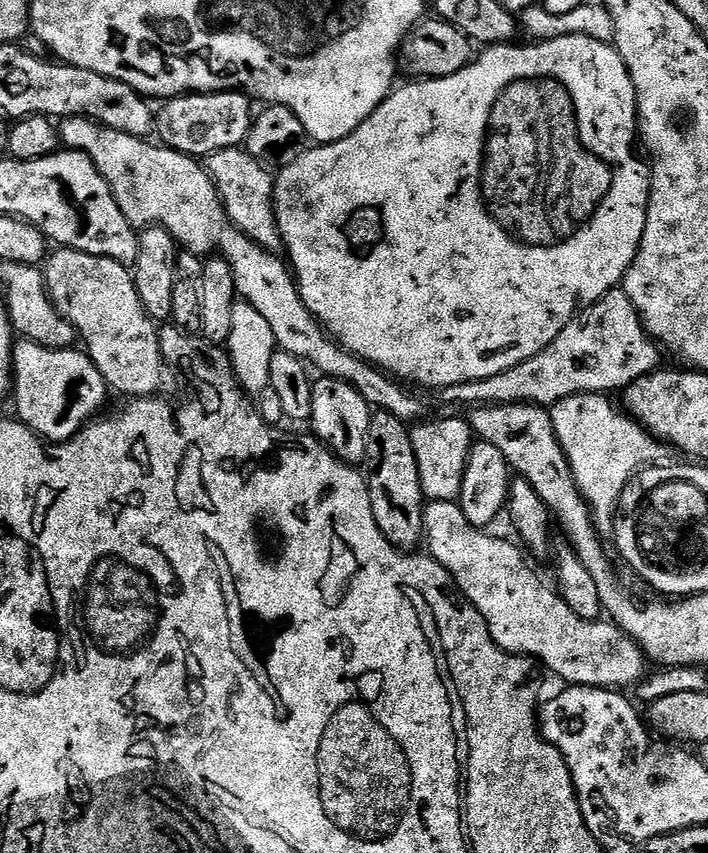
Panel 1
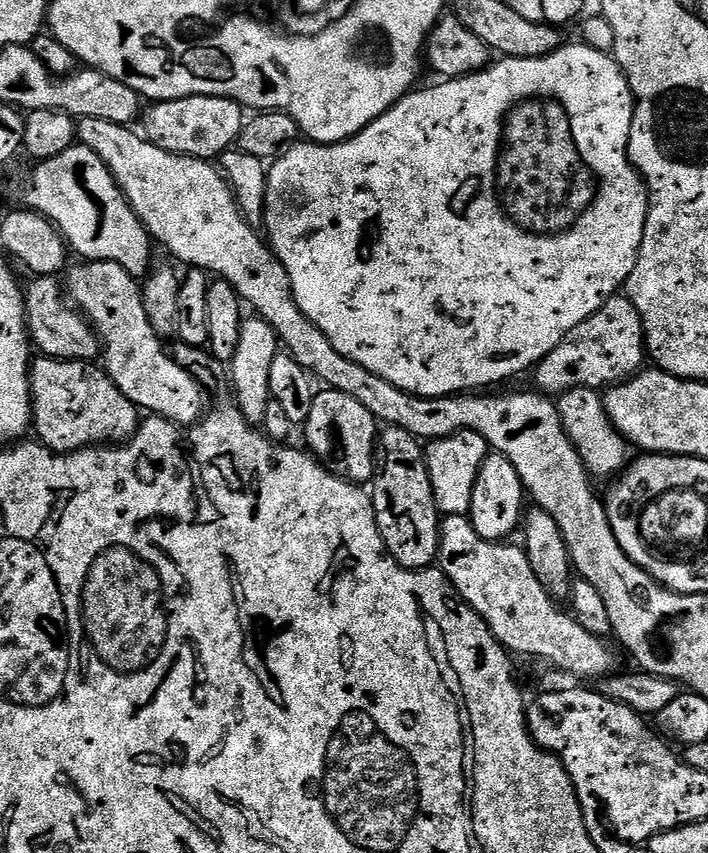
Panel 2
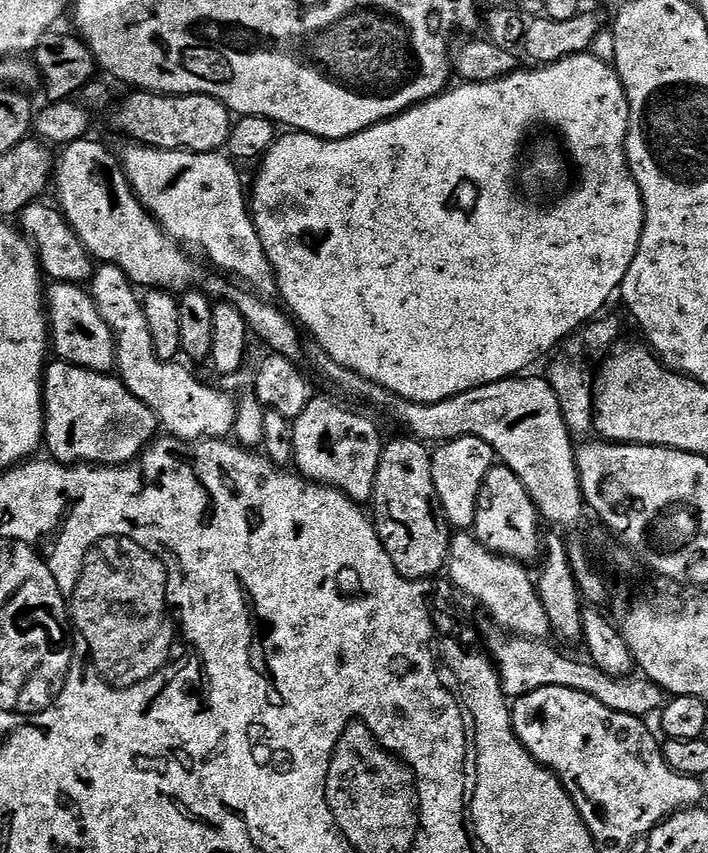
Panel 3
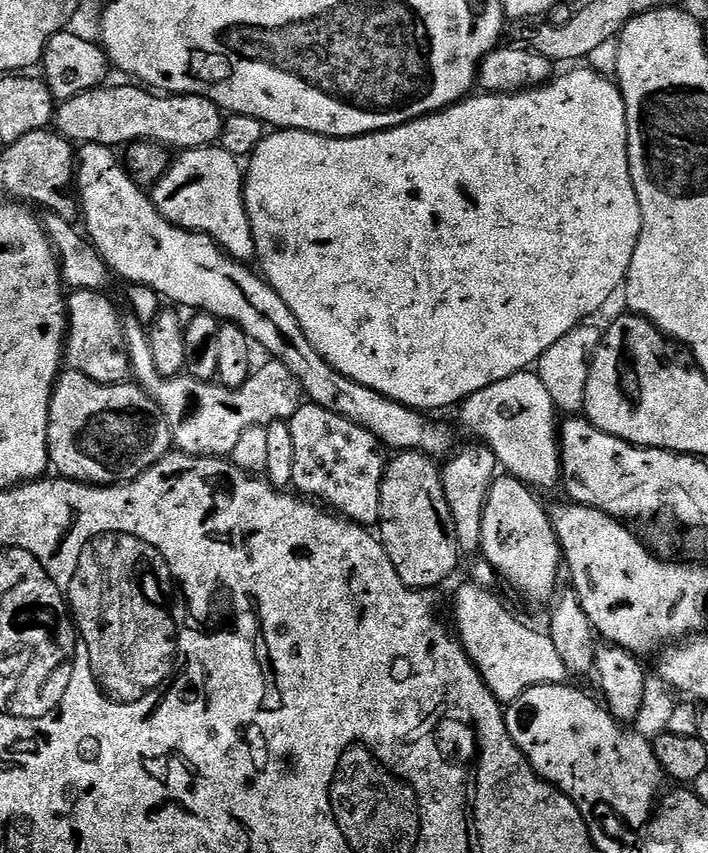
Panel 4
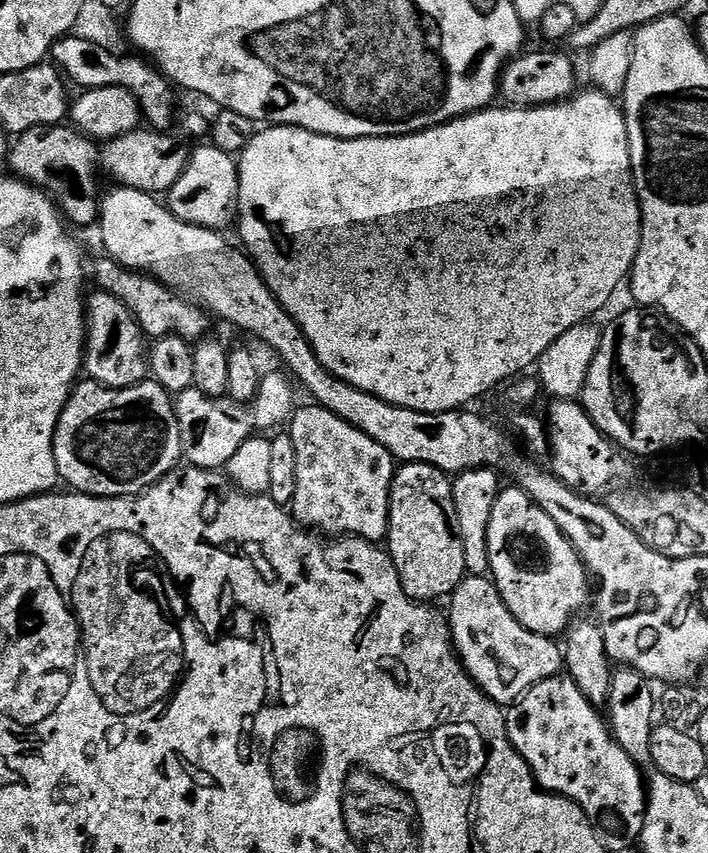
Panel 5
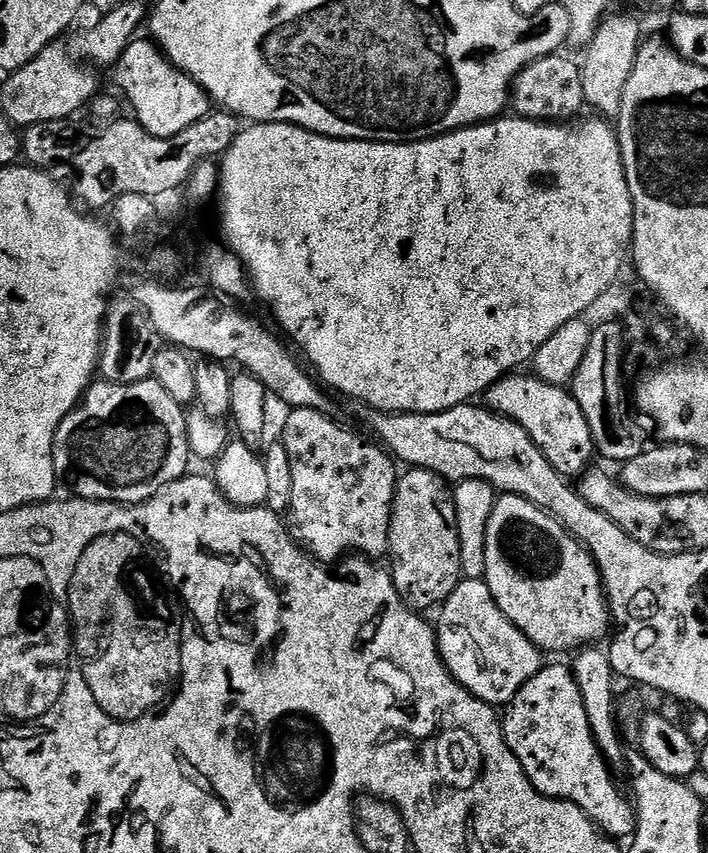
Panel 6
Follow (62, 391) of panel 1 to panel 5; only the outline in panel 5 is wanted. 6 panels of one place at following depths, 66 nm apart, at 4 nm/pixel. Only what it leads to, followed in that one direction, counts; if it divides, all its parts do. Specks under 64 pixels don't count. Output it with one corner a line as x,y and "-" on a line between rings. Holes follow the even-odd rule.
87,378
81,379
73,388
62,414
58,418
58,426
54,434
54,462
58,466
58,474
61,481
67,485
71,491
82,492
85,496
137,496
150,486
157,484
168,472
176,471
181,463
184,451
182,450
182,434
178,430
178,418
176,417
176,406
173,397
162,385
155,380
145,379
143,384
135,384
129,388
107,388
98,382

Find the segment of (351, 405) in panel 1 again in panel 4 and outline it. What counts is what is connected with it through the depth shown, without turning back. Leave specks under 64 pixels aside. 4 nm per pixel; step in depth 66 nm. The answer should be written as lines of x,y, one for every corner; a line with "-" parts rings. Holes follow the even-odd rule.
311,402
301,404
287,423
294,440
291,487
301,497
311,498
347,520
365,526
375,525
380,519
386,467
386,449
378,438
362,426

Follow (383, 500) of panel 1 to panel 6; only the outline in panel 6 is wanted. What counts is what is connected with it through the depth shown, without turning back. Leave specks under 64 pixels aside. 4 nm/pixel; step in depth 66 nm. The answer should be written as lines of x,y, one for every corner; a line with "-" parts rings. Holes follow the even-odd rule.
409,467
396,485
390,536
392,581
413,610
443,605
462,579
458,514
449,482
428,469

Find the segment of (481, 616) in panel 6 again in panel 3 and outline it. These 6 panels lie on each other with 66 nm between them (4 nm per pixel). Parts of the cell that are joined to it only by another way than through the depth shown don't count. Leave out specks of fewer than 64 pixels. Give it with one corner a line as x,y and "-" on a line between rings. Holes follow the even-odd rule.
492,630
486,636
486,651
500,675
500,685
509,698
525,696
546,686
562,686
570,690
578,690
582,694
590,694
590,698
598,698
602,706
610,706
610,710
645,718
652,711
663,709
666,704
666,693
643,674
627,676
611,676
591,662
583,659
571,660
563,656
556,648
551,648
544,640
529,640
526,636
513,636
503,630

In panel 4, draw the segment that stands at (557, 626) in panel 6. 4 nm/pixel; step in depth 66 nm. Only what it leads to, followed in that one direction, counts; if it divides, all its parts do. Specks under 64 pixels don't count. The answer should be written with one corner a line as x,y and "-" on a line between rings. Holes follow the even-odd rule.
497,475
482,514
480,552
497,577
512,580
522,595
552,598
558,592
556,579
562,576
562,553
549,513
536,501
536,496
533,489
518,486
516,477

